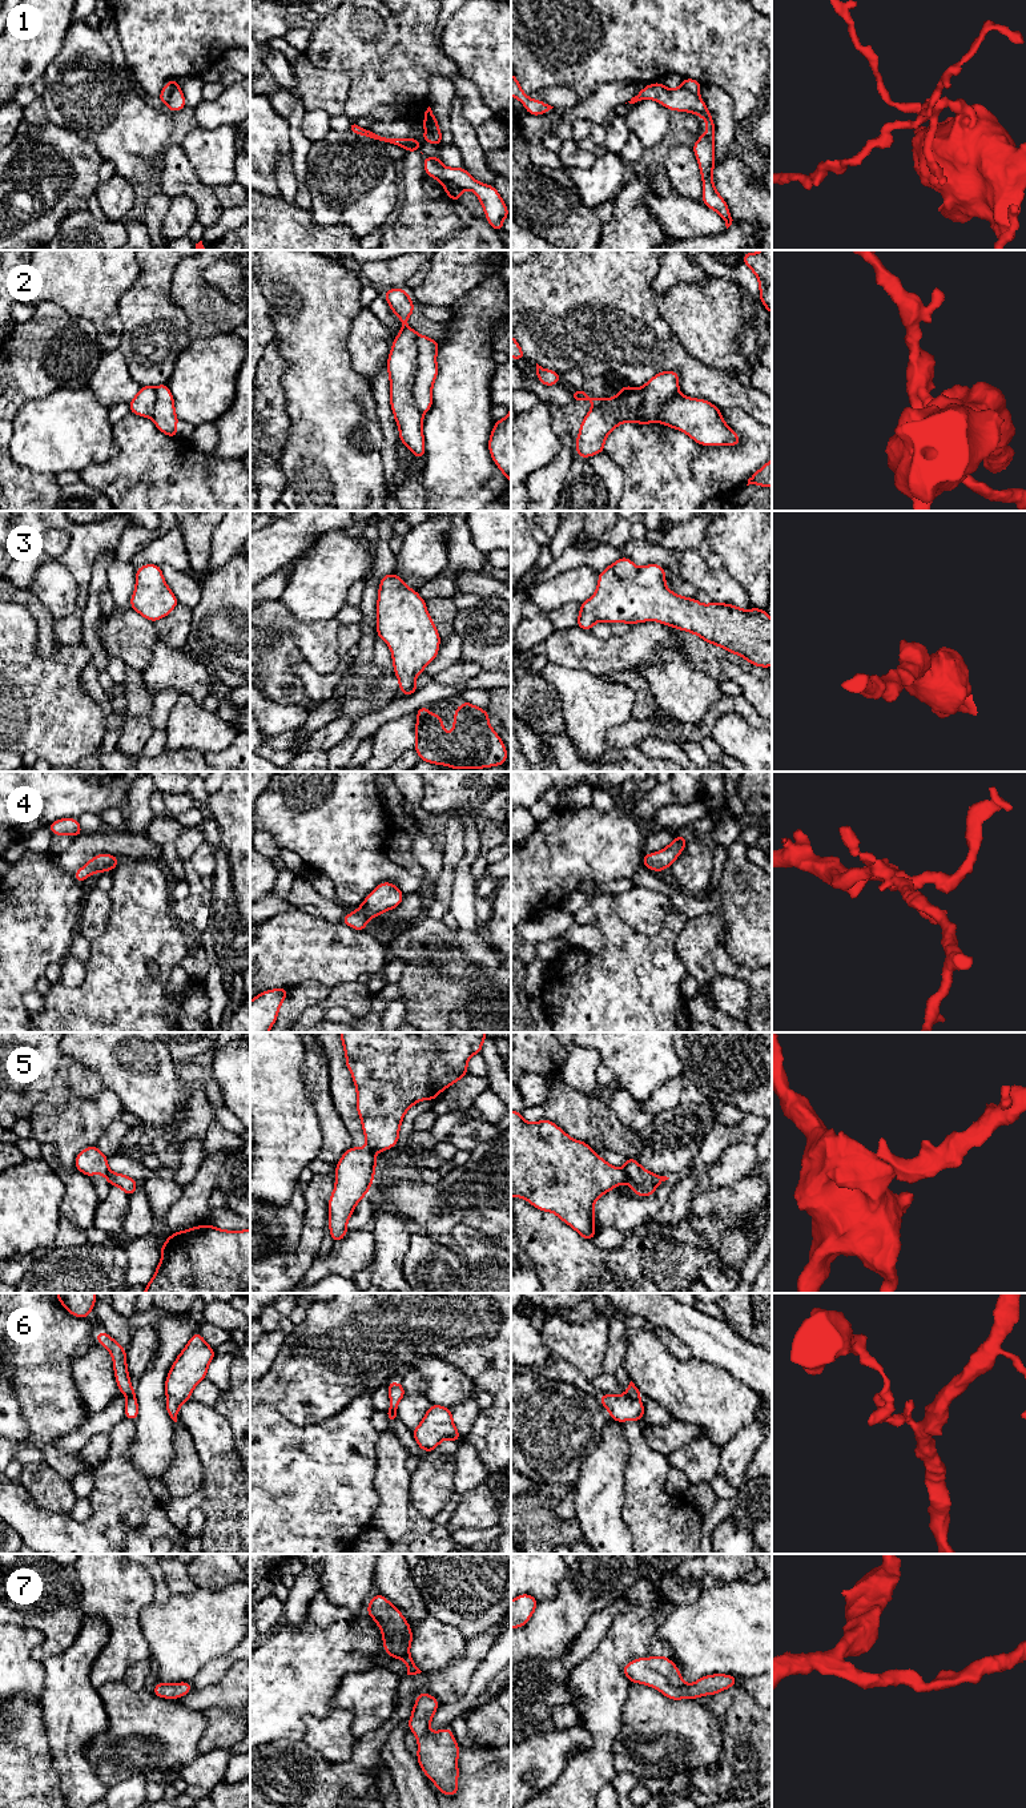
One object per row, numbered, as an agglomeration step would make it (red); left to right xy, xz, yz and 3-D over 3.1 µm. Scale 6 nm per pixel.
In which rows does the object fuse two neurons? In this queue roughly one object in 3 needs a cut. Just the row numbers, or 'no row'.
1, 2, 5, 6

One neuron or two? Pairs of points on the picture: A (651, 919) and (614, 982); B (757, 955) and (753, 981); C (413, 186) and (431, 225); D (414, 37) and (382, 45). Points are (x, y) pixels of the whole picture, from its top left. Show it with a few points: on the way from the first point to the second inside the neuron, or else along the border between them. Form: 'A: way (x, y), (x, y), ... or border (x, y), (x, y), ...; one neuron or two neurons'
A: border (667, 913), (654, 934), (636, 931), (618, 914); two neurons
B: border (728, 954), (737, 965), (757, 970); two neurons
C: way (414, 196), (422, 216); one neuron
D: way (406, 37), (390, 37); one neuron

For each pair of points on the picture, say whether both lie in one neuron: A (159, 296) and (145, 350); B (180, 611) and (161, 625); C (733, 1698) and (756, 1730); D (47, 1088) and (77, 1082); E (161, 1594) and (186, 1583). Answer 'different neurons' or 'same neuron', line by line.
A: same neuron
B: same neuron
C: same neuron
D: same neuron
E: different neurons

